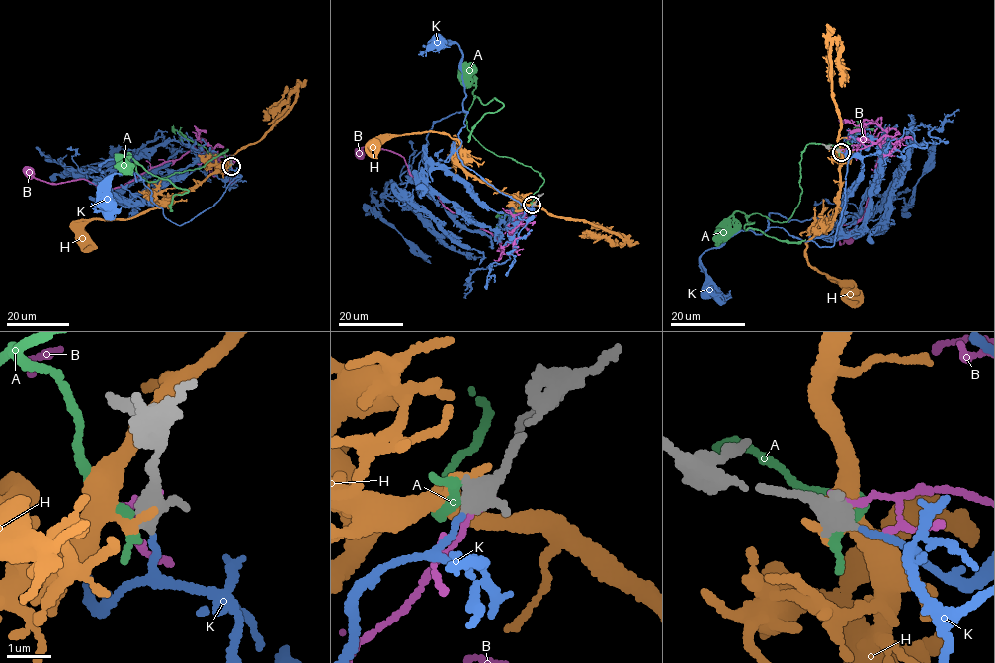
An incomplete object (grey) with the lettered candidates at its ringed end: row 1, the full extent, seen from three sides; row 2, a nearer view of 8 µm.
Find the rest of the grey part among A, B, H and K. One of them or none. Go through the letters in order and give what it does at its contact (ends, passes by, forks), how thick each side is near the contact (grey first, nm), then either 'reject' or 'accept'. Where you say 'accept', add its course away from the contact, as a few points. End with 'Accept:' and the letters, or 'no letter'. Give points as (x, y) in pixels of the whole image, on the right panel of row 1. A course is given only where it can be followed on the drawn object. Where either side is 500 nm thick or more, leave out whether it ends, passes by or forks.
A: 500 nm thick on the grey side, 260 nm on the other; reject
B: 500 nm thick on the grey side, 110 nm on the other; reject
H: 500 nm thick on the grey side, 200 nm on the other; reject
K: it ends there; 480 nm thick on the grey side, 120 nm on the other; accept; it runs (840, 152), (848, 167), (845, 203), (833, 246), (781, 227), (739, 231), (701, 255), (707, 290)
Accept: K

